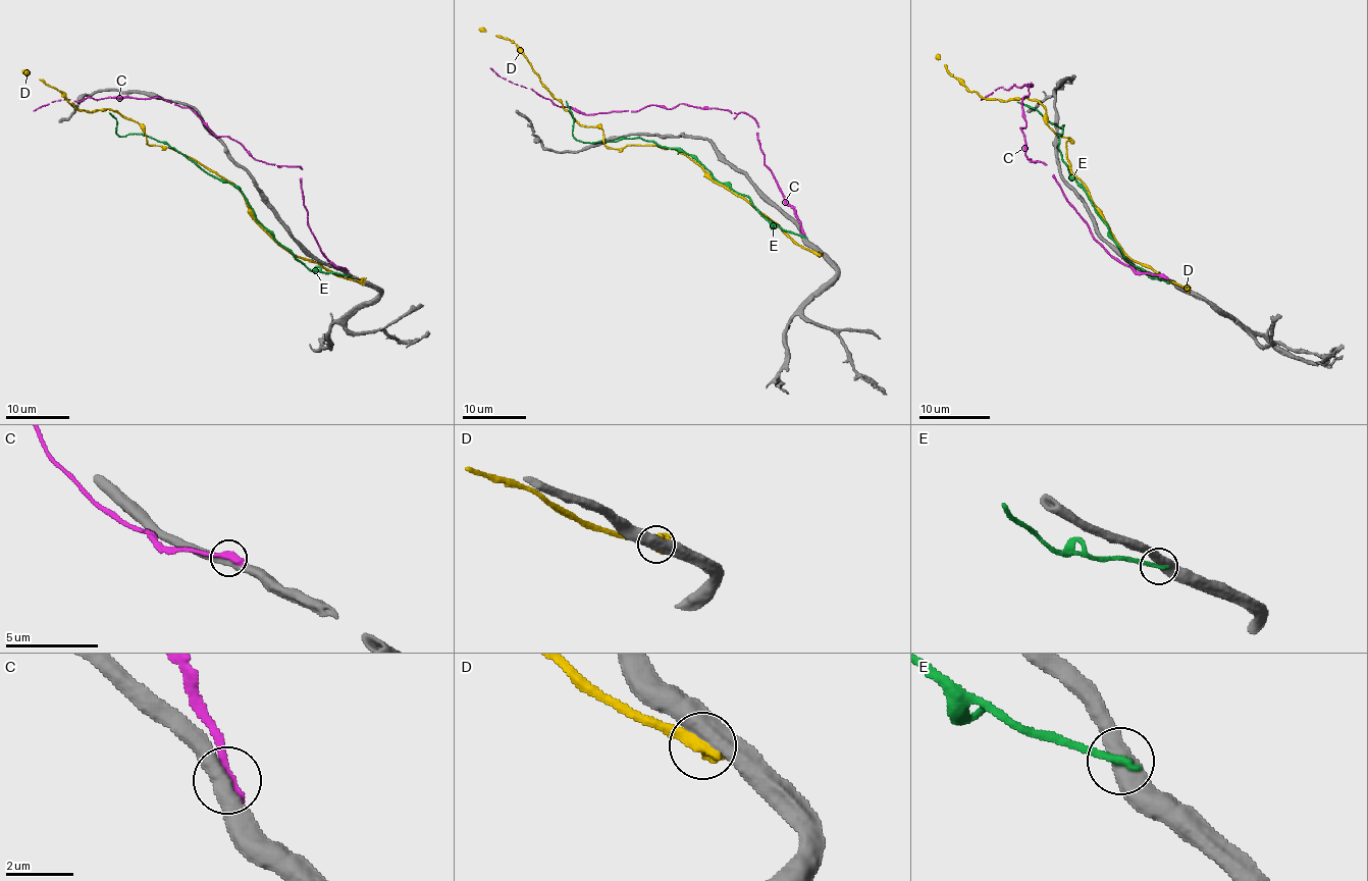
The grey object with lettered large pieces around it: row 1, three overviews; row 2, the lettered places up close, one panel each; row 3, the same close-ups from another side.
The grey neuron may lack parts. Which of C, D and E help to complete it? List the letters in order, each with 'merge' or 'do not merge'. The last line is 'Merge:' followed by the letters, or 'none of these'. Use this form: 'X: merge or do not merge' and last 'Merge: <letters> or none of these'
C: do not merge
D: do not merge
E: do not merge
Merge: none of these

